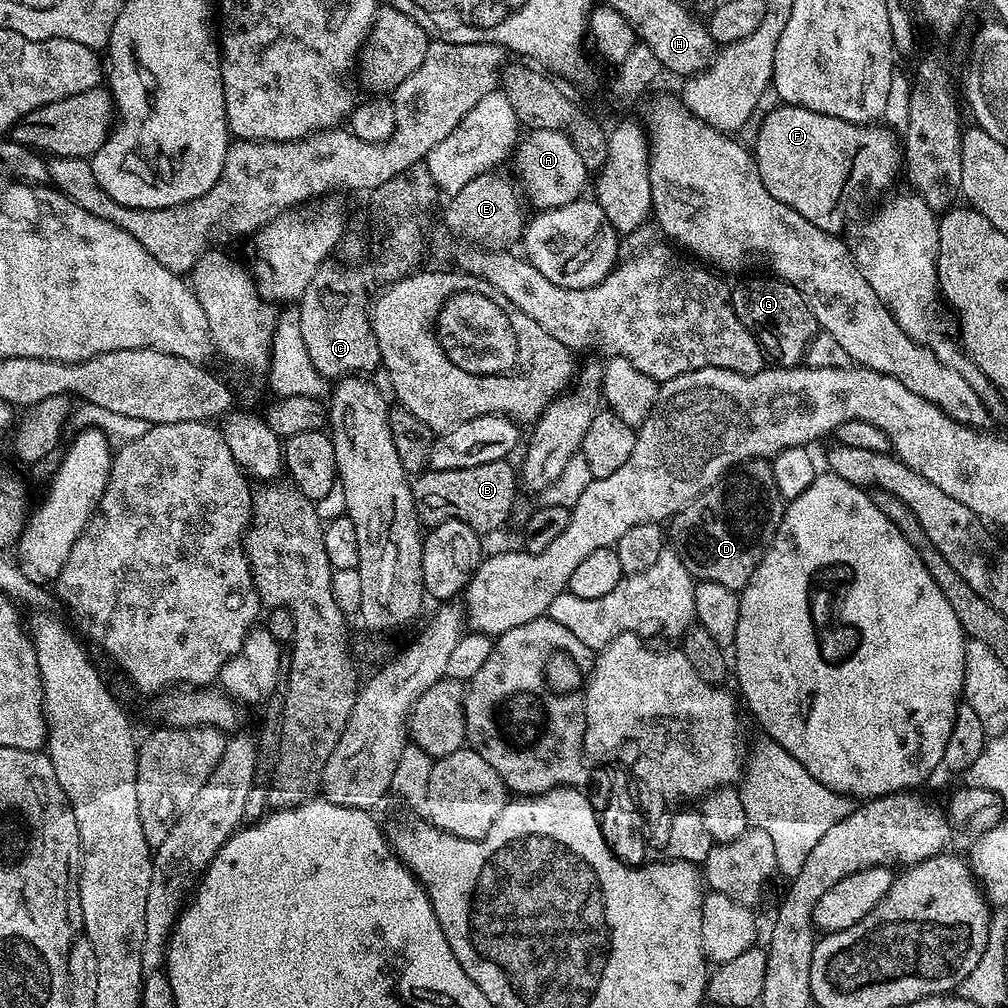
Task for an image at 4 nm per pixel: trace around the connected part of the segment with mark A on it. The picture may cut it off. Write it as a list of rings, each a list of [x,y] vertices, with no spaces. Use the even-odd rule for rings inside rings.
[[[538,128],[532,131],[529,131],[527,133],[528,137],[521,139],[519,141],[518,147],[520,146],[520,149],[517,150],[516,152],[516,168],[518,171],[520,171],[520,176],[522,179],[524,179],[524,184],[522,182],[522,188],[523,191],[526,193],[527,199],[528,196],[530,199],[532,199],[532,204],[533,204],[533,209],[536,210],[543,210],[543,209],[550,209],[550,208],[557,208],[558,206],[564,206],[566,204],[569,204],[570,202],[574,200],[581,199],[582,193],[580,192],[584,188],[584,183],[587,182],[587,180],[590,180],[590,173],[588,170],[588,167],[584,165],[584,159],[580,157],[578,154],[578,150],[576,149],[575,145],[572,144],[571,139],[563,131],[557,130],[555,128]]]

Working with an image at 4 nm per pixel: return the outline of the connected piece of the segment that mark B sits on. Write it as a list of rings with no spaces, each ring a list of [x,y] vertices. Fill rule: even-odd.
[[[503,459],[486,462],[473,468],[425,470],[419,473],[411,481],[411,486],[414,506],[421,525],[435,526],[447,520],[461,520],[481,534],[487,534],[500,527],[512,510],[512,503],[516,500],[516,484],[518,486],[517,469],[515,467],[512,469],[508,464],[509,461]]]

